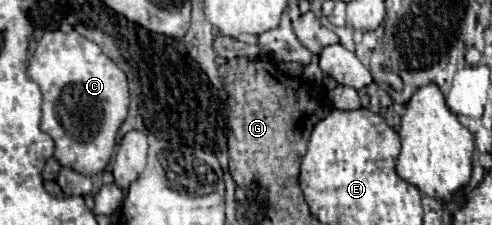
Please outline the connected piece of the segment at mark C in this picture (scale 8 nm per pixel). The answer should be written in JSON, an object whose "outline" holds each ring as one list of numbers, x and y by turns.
{"outline":[[67,21,58,30,44,31,43,36,28,62,28,78,40,86,44,96,40,128,54,140,54,158,60,166,88,176,100,174,110,162,118,128,128,116,127,76,98,44,80,36]]}

